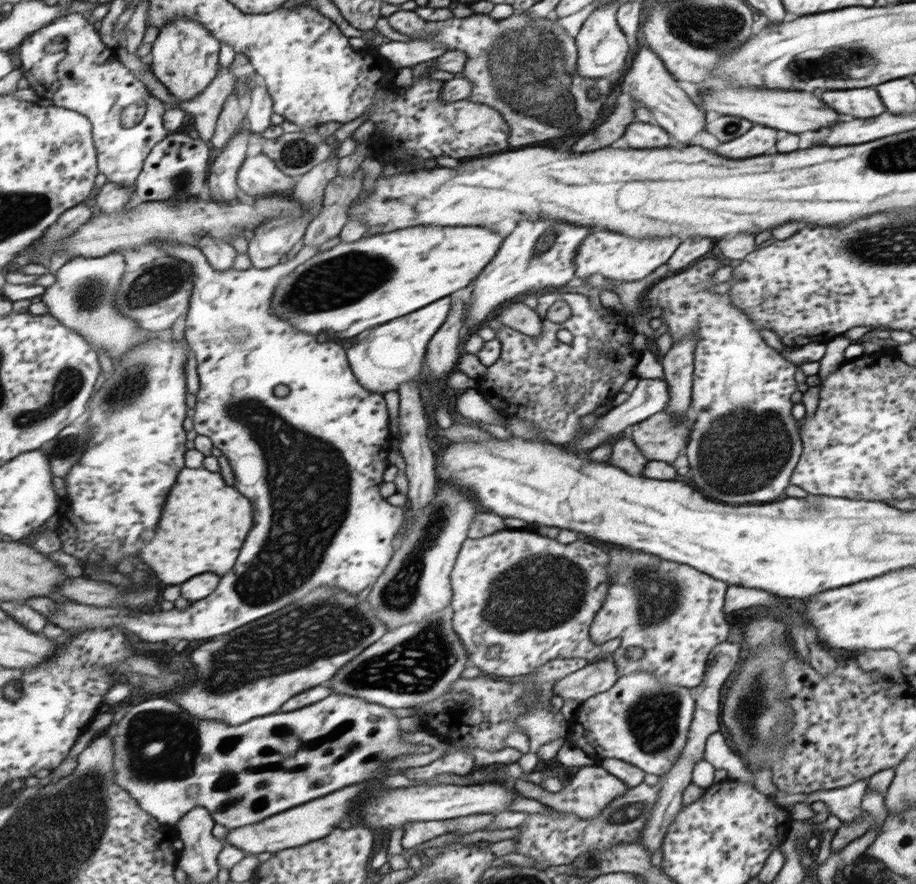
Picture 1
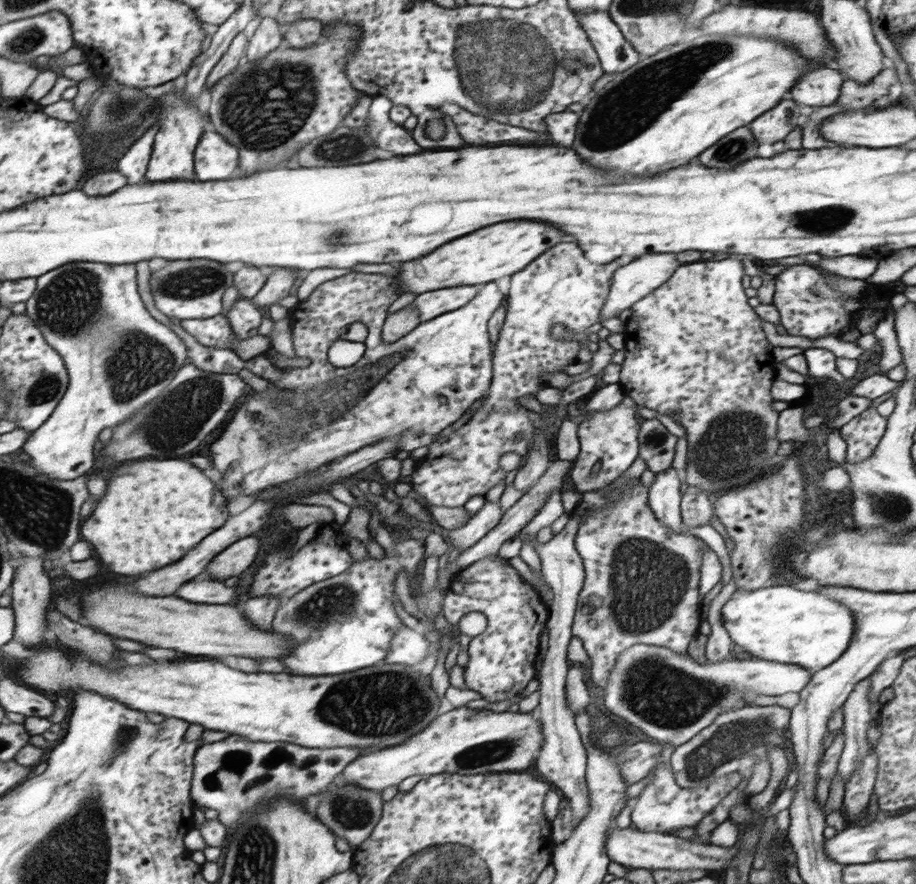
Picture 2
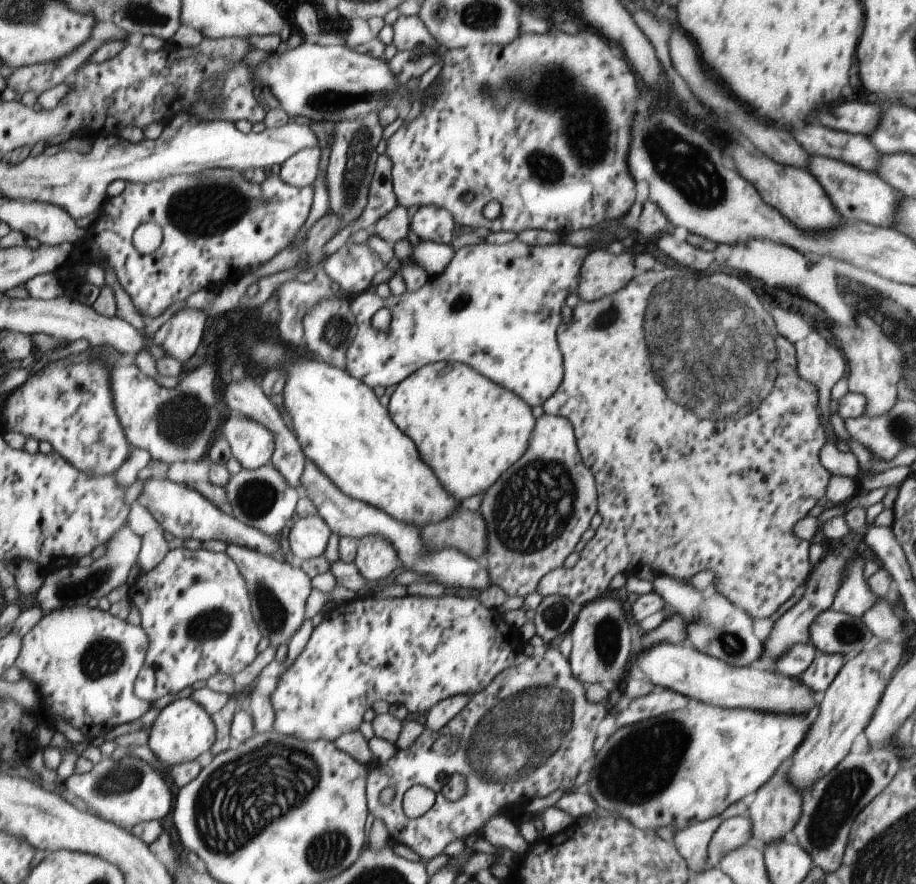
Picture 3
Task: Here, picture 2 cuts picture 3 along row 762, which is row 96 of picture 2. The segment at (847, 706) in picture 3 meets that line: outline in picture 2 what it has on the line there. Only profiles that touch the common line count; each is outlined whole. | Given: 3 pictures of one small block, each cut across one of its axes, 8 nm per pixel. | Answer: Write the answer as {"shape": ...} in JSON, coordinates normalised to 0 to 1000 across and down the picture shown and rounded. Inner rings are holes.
{"shape":[[[889,75],[880,81],[880,86],[876,86],[876,90],[871,90],[867,100],[862,100],[862,109],[871,113],[871,118],[906,120],[917,109],[919,93],[921,88],[913,79]]]}

